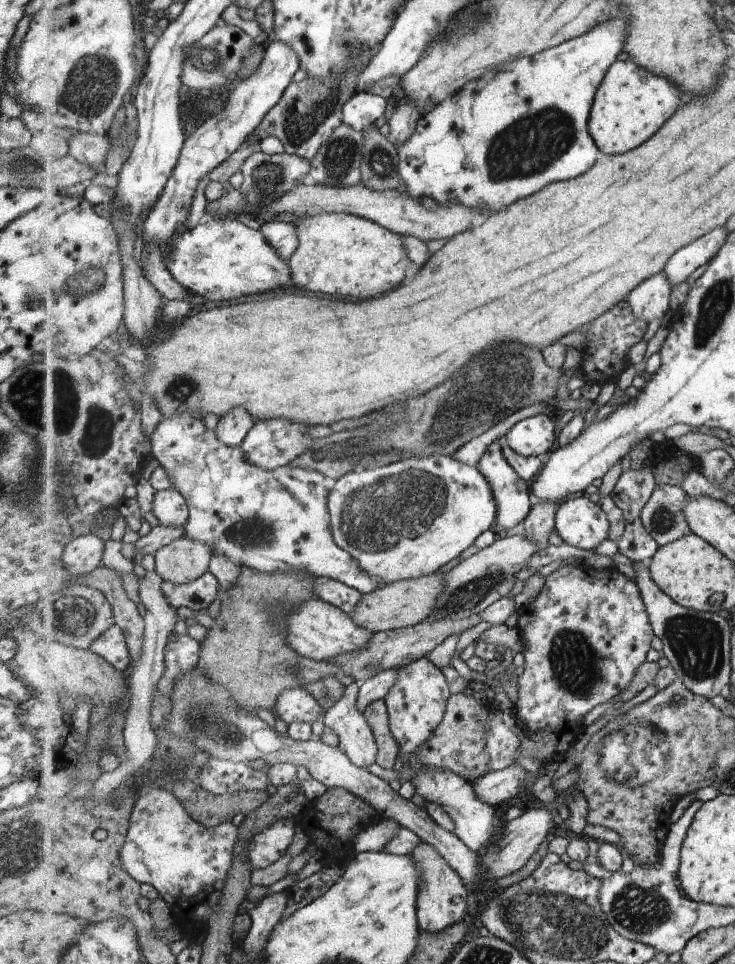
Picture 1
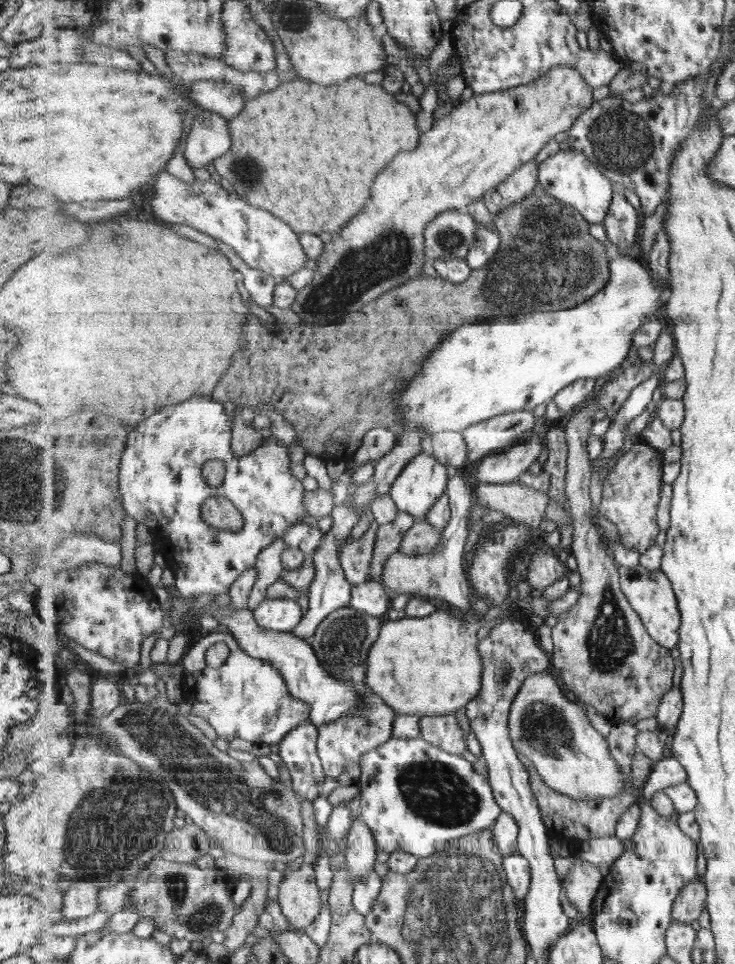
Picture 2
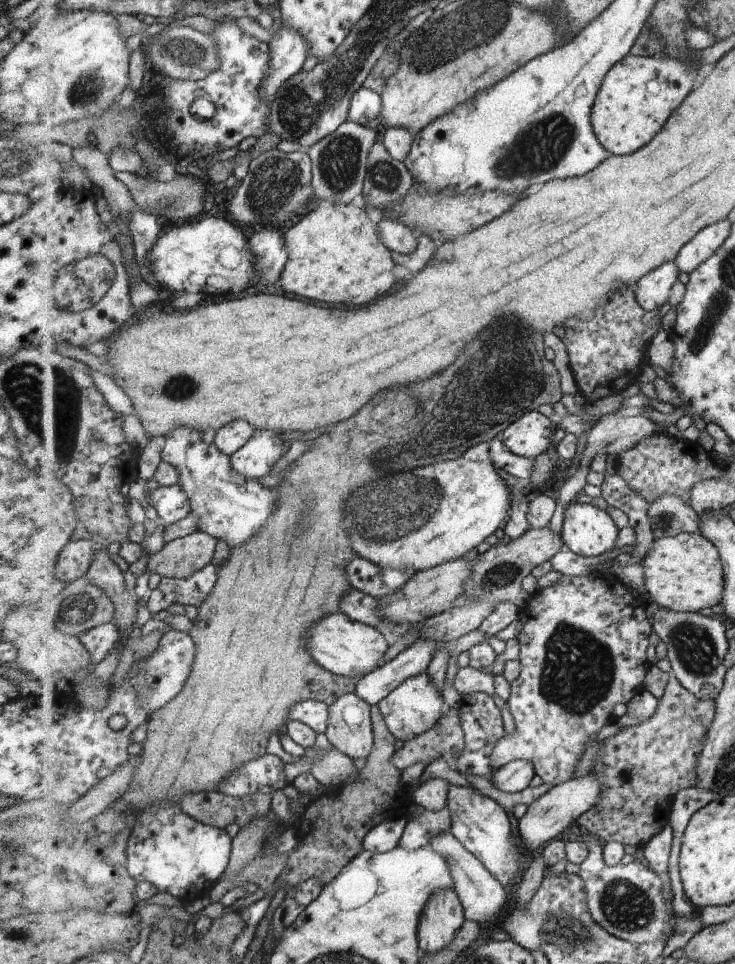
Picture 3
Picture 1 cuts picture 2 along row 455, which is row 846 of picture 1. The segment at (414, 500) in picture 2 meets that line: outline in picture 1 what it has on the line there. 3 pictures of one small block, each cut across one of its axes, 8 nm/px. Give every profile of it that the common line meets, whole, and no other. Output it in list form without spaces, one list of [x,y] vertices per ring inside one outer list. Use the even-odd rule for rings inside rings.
[[[421,840],[417,844],[417,848],[409,854],[415,864],[418,864],[419,872],[422,876],[422,888],[419,888],[418,898],[418,922],[420,930],[431,932],[431,934],[439,934],[445,928],[449,928],[459,921],[463,920],[466,912],[470,912],[472,895],[466,882],[451,864],[439,854],[439,851],[433,844],[428,844]]]

